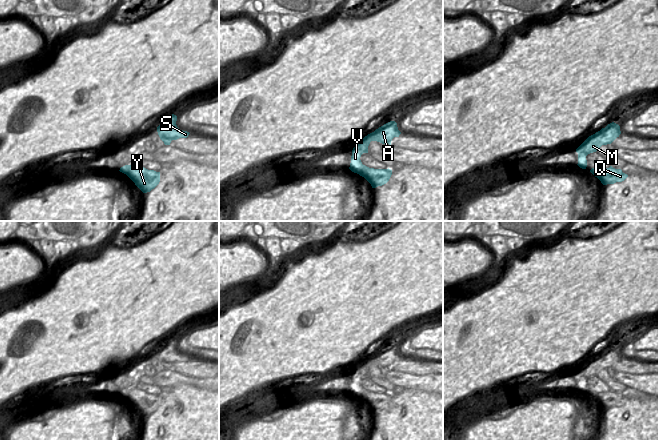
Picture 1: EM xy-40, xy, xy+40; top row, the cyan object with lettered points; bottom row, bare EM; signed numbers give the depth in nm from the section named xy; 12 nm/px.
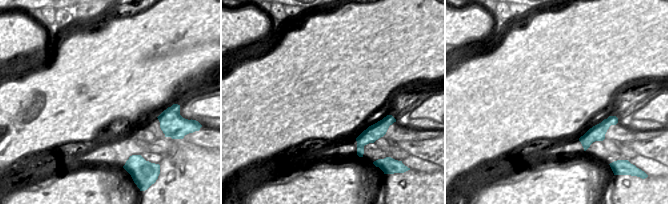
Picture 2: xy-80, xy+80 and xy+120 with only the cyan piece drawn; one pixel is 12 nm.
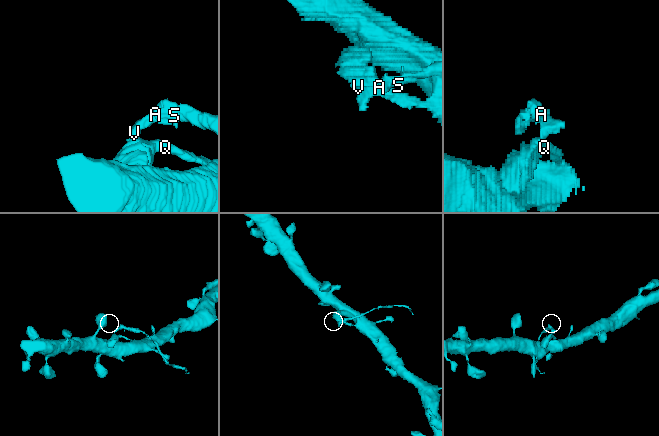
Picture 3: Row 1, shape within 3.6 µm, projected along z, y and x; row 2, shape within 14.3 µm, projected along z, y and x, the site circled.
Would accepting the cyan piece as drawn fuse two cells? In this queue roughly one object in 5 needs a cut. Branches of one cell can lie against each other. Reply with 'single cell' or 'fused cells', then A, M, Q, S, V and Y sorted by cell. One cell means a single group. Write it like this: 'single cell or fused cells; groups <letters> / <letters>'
fused cells; groups A M S / Q V Y

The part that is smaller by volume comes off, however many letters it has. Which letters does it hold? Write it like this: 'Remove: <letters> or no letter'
Remove: A, M, S

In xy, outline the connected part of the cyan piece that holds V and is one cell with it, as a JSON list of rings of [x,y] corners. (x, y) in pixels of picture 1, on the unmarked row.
[[[352,374],[351,387],[349,393],[364,401],[372,410],[372,412],[376,412],[378,410],[382,410],[386,408],[391,399],[391,393],[374,393],[369,392],[362,388],[360,381],[363,377],[356,377]]]

